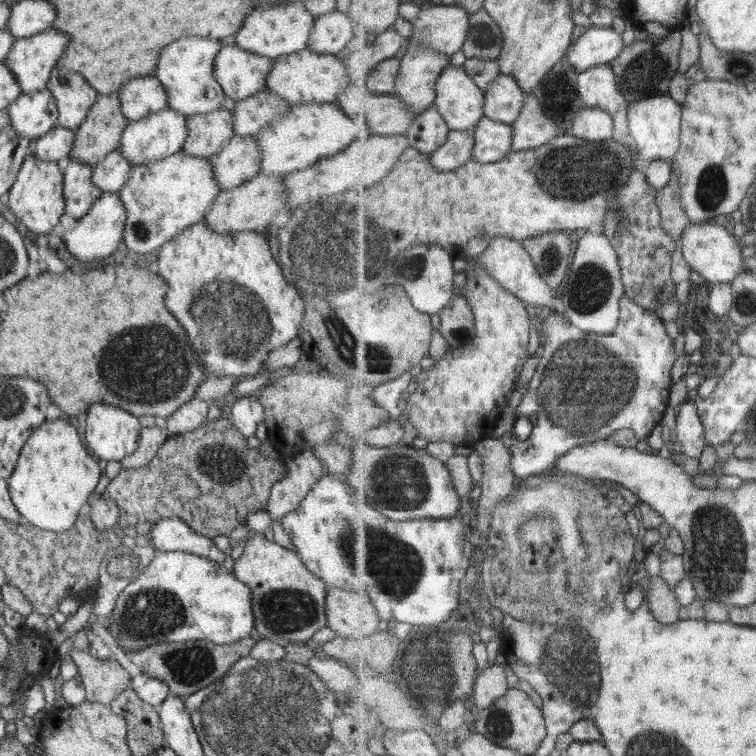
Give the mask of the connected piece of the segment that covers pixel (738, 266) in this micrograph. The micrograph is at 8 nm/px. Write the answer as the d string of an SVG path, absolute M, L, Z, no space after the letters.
M714 222L694 223L686 230L680 243L693 268L703 275L710 285L732 283L741 276L742 272L745 272L745 266L747 266L745 248L738 246L738 238L726 226L720 226L720 224L717 226Z

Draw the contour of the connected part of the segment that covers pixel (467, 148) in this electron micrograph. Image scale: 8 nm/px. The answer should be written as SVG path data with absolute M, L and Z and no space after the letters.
M453 130L448 143L432 154L432 162L438 170L458 170L474 160L476 145L478 138L474 131Z

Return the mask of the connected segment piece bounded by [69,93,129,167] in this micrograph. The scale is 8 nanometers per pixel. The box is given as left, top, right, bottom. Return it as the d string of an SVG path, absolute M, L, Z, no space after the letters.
M118 93L98 95L84 122L75 129L69 157L94 167L109 152L118 148L128 122L122 114Z

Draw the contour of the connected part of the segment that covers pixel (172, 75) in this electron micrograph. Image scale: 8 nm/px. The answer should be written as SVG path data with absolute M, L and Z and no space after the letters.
M202 36L182 37L164 47L154 77L162 84L168 107L184 116L209 113L222 108L225 94L214 79L214 59L222 48L220 40Z

